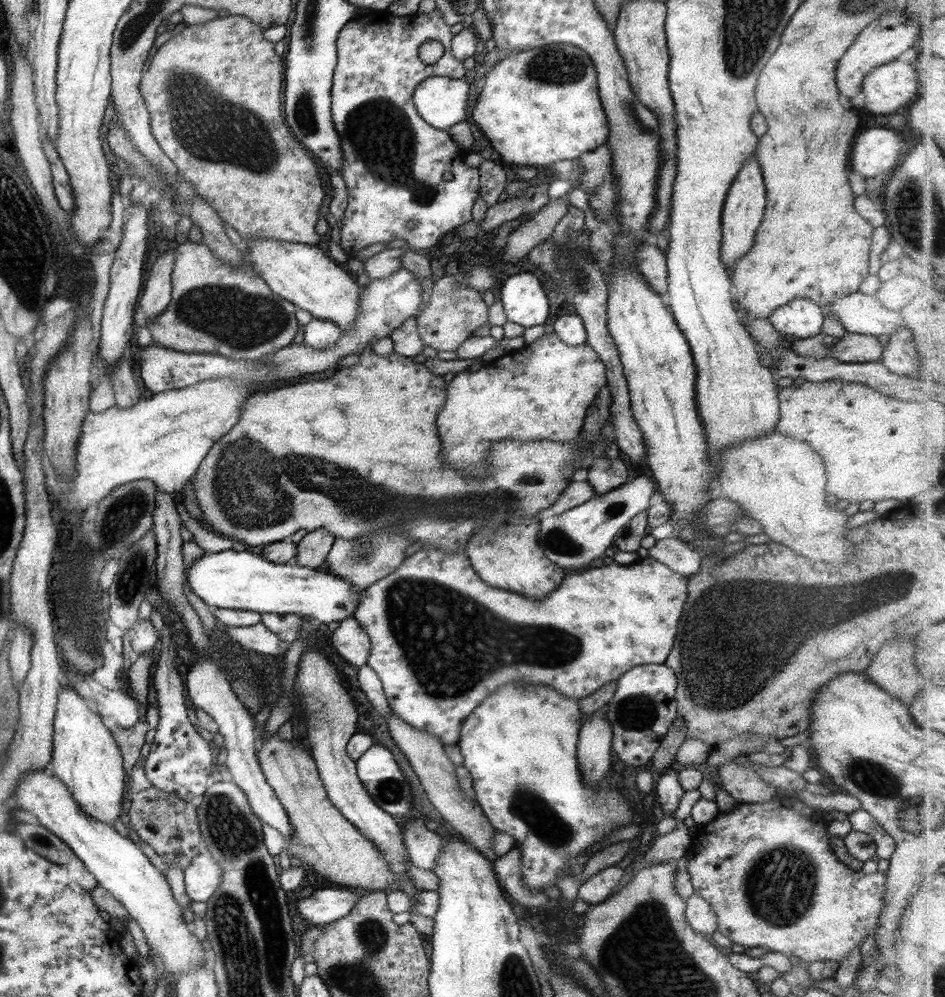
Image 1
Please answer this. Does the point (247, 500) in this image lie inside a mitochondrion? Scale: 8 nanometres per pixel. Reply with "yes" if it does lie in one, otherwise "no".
yes

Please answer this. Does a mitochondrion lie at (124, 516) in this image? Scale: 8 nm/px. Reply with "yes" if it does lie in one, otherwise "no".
yes

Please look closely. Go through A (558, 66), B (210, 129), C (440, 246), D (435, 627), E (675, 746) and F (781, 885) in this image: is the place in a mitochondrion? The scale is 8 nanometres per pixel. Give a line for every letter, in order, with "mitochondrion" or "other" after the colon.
A: mitochondrion
B: mitochondrion
C: other
D: mitochondrion
E: other
F: mitochondrion

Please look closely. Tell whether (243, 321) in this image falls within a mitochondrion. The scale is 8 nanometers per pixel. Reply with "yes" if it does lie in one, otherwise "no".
yes

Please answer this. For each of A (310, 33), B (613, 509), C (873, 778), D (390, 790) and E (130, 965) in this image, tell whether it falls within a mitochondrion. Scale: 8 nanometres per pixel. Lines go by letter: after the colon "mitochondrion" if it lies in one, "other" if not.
A: mitochondrion
B: mitochondrion
C: mitochondrion
D: mitochondrion
E: other

